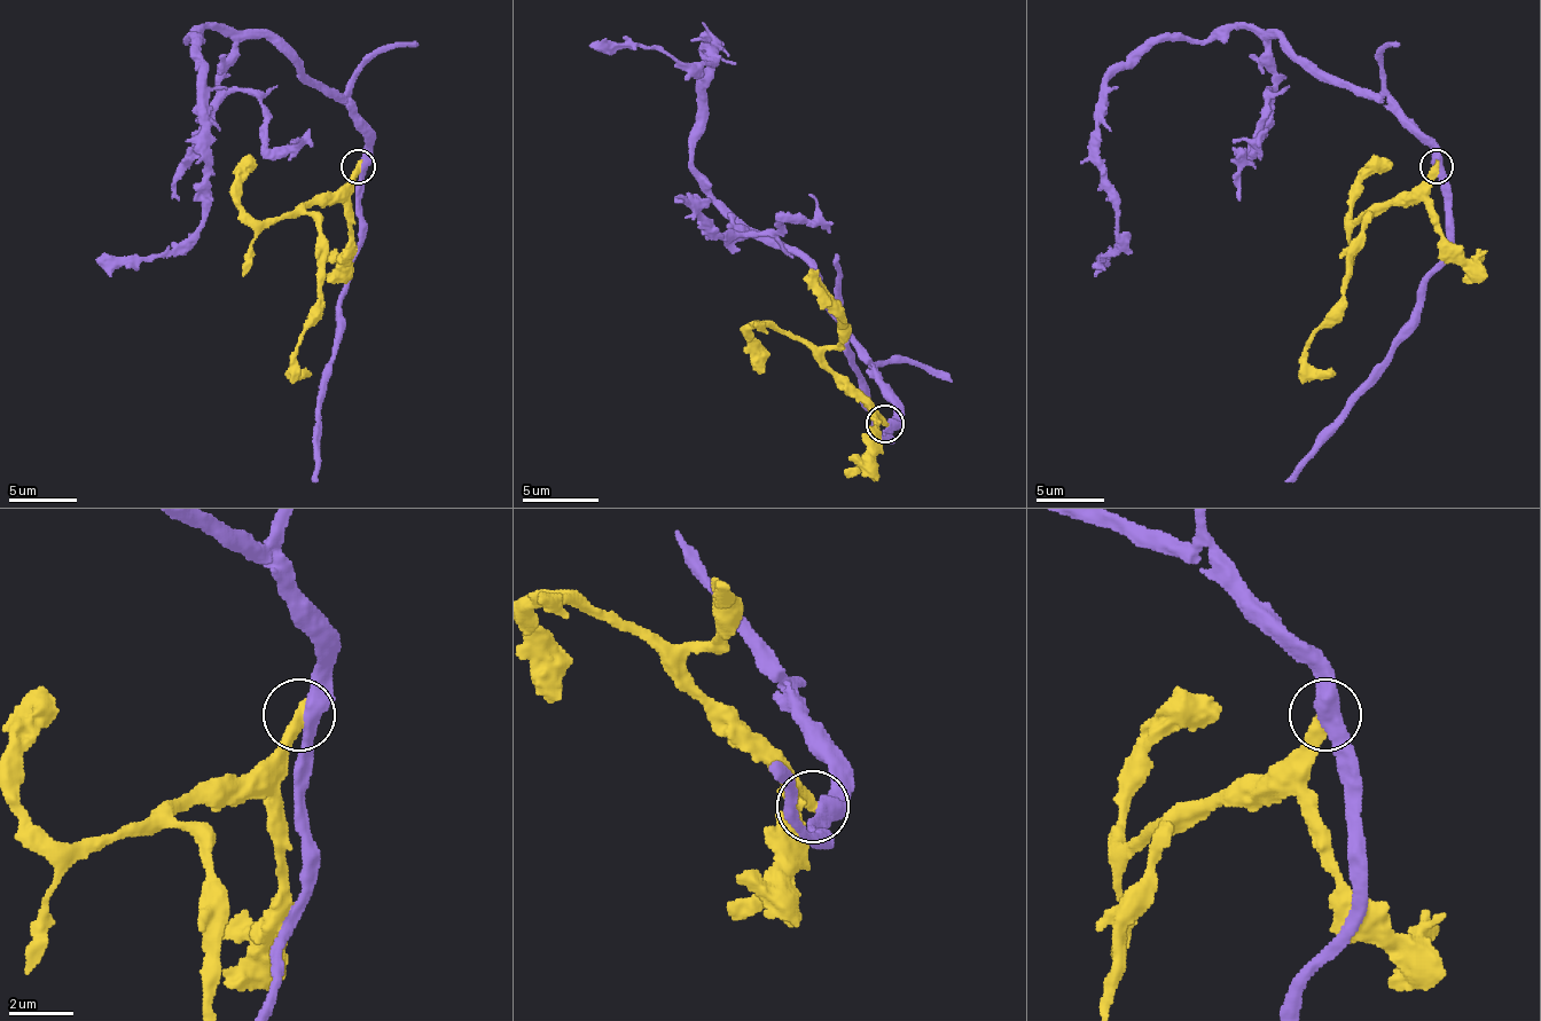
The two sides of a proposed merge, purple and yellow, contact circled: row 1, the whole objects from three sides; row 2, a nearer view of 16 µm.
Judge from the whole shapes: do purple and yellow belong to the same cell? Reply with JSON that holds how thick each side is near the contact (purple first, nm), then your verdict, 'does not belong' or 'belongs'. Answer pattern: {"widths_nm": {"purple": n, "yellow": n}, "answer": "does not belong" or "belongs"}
{"widths_nm": {"purple": 480, "yellow": 420}, "answer": "does not belong"}

